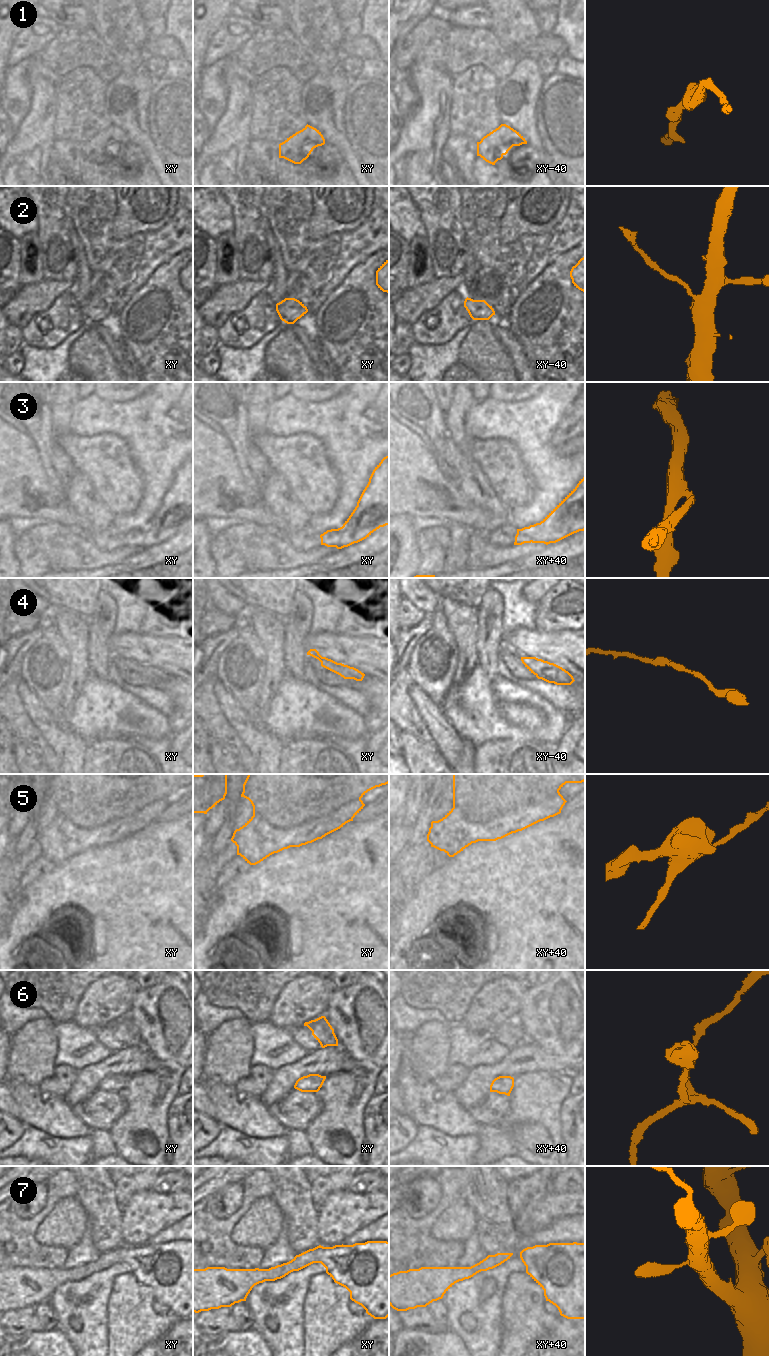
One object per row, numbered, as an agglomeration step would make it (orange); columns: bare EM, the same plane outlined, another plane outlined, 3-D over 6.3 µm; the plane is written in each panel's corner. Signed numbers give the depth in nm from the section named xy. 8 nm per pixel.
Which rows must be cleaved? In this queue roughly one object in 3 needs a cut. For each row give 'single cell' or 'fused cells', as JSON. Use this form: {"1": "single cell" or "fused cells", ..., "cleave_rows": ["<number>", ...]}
{"1": "single cell", "2": "fused cells", "3": "fused cells", "4": "single cell", "5": "fused cells", "6": "single cell", "7": "single cell", "cleave_rows": ["2", "3", "5"]}

